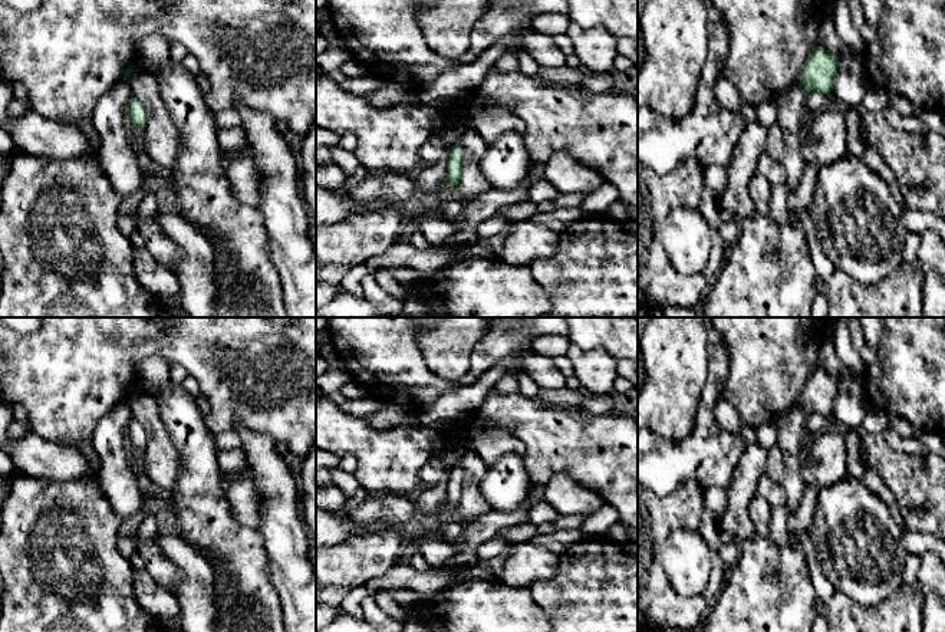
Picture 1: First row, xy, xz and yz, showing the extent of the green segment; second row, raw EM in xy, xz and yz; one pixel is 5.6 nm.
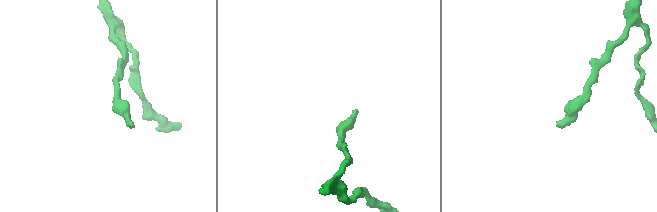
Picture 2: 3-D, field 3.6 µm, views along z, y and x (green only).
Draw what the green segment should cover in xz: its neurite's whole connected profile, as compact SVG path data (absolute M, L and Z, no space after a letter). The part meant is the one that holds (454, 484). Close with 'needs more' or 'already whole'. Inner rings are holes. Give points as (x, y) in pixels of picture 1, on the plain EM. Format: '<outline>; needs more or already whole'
M455 465L451 468L447 480L447 500L444 507L457 507L462 496L462 468Z; already whole

